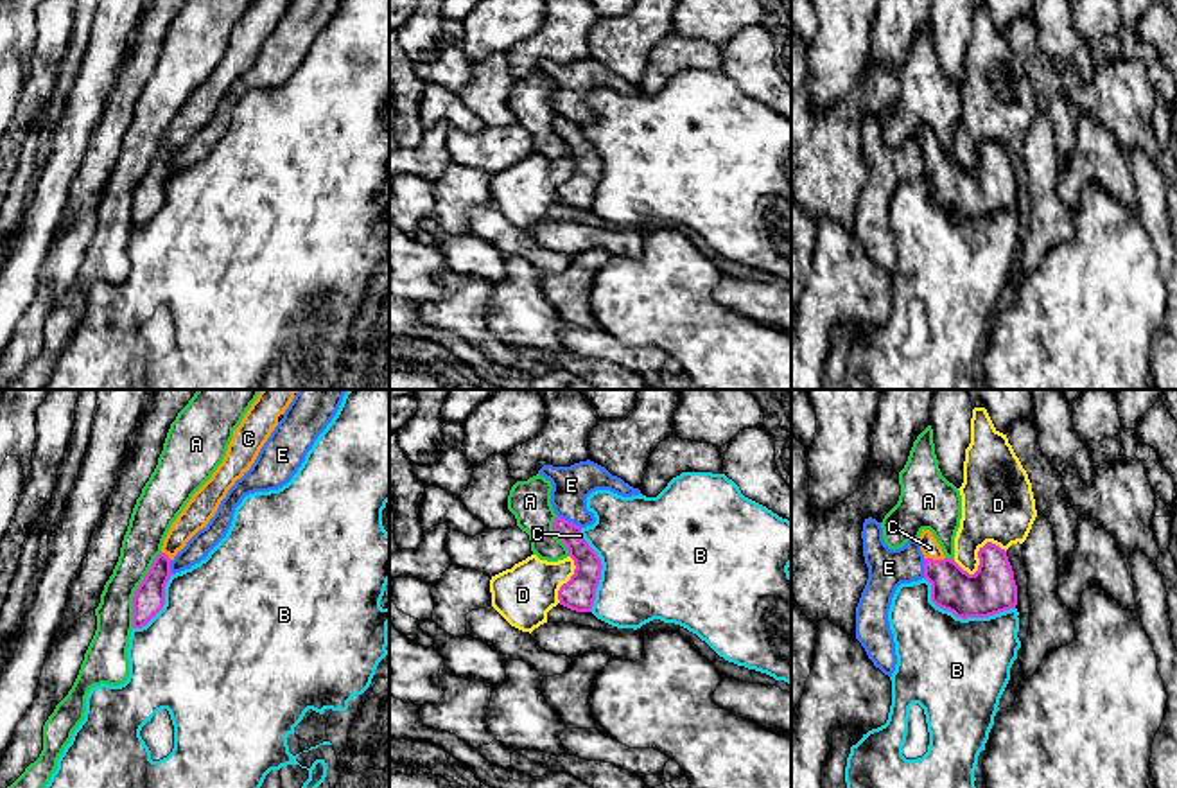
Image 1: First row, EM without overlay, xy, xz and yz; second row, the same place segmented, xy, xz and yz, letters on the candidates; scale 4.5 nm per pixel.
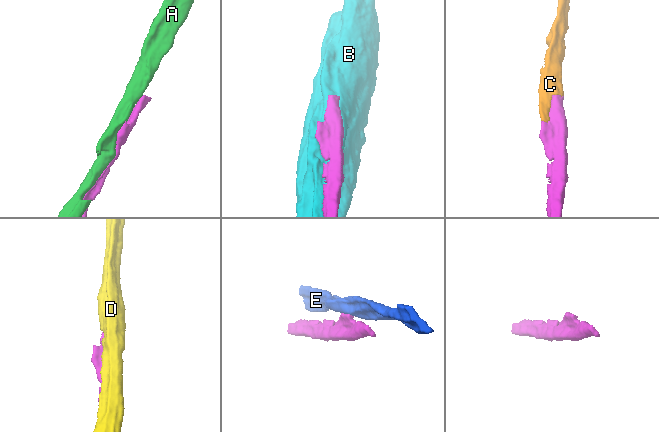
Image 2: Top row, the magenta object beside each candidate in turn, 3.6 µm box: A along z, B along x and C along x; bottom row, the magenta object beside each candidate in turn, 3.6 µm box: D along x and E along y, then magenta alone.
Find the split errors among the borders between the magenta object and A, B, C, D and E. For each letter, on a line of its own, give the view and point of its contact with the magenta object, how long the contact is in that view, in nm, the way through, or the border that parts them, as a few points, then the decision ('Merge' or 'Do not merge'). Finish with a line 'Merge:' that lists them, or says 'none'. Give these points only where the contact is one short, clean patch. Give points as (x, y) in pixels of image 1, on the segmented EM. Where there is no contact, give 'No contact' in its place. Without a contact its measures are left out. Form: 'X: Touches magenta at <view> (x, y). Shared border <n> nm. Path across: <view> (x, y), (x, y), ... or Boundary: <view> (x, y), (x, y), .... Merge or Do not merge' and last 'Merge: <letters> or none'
A: Touches magenta at xy (137, 589). Shared border 360 nm. Do not merge
B: Touches magenta at yz (962, 618). Shared border 440 nm. Do not merge
C: Touches magenta at yz (935, 560). Shared border 100 nm. Merge
D: Touches magenta at yz (978, 557). Shared border 240 nm. Do not merge
E: Touches magenta at xz (567, 521). Shared border 120 nm. Boundary: xz (558, 516), (580, 528). Do not merge
Merge: C

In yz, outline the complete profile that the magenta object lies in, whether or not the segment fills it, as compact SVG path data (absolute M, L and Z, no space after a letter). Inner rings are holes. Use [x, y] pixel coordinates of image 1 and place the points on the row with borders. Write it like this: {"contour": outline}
{"contour": "M929 530L919 537L931 601L956 617L989 617L1017 605L1017 585L1007 551L987 542L974 574L947 558Z"}

